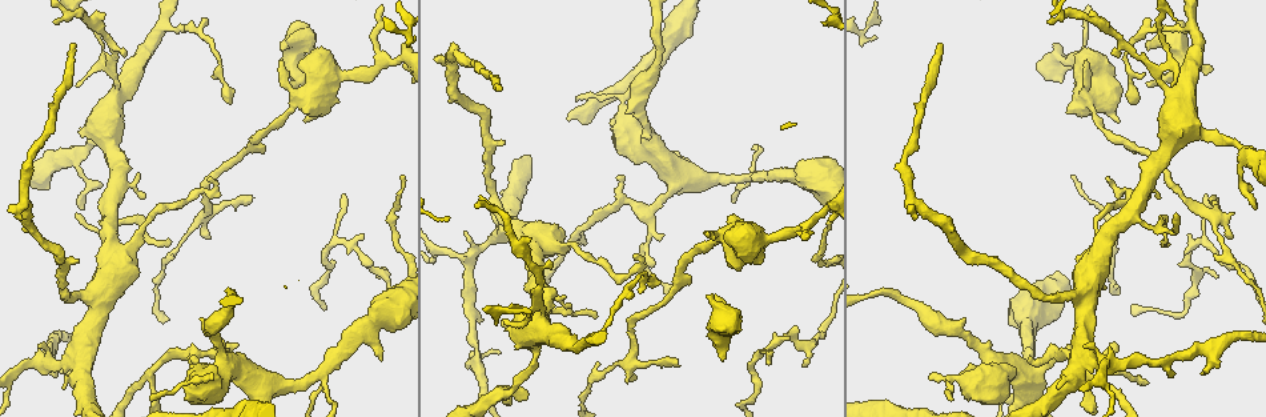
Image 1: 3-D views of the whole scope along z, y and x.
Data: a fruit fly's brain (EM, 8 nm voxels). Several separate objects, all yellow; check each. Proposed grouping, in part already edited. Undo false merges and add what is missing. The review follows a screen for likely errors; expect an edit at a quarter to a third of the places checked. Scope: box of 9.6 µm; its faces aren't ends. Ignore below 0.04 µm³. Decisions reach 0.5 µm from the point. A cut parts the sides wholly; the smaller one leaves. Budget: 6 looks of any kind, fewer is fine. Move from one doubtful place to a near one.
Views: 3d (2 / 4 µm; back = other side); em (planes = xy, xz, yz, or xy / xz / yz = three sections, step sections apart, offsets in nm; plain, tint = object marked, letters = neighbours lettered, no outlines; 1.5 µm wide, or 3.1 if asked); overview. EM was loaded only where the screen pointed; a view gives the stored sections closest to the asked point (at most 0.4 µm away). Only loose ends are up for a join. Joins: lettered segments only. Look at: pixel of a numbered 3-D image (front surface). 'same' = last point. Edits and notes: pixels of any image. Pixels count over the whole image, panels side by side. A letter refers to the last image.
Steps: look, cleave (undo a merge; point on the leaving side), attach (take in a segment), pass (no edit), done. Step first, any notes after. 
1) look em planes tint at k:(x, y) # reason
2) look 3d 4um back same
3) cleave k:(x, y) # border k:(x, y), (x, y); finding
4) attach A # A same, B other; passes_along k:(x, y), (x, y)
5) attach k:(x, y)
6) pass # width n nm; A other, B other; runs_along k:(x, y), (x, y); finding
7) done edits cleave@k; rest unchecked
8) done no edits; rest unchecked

look 3d 4um at 1:(1140, 378) # thin end

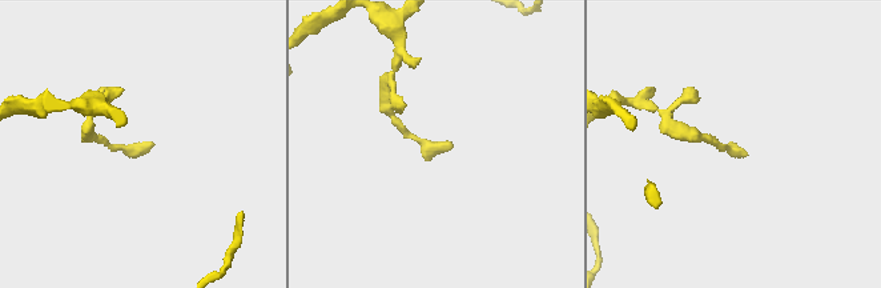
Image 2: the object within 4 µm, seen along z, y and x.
look em planes letters at 2:(733, 145)

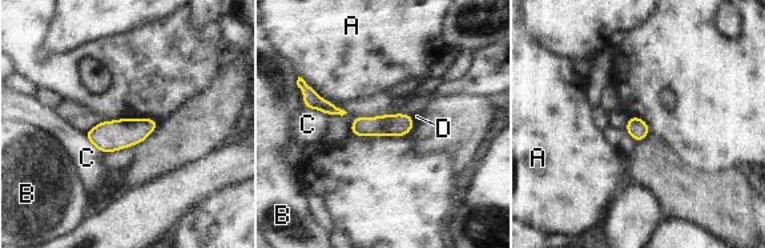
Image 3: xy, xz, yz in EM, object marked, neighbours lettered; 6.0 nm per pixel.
pass # width 120 nm; longest_contact A 190 nm; A other, B other, C other, D other; no lettered segment goes on from it

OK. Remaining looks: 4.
look em yz step 4 tint at 1:(803, 365) # an open end

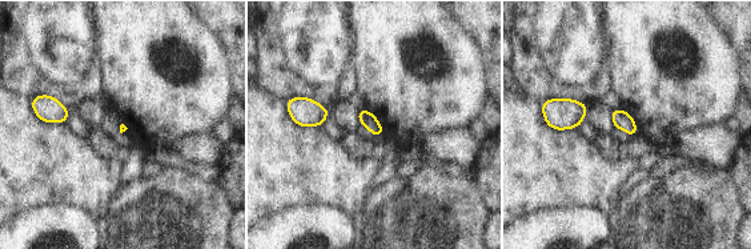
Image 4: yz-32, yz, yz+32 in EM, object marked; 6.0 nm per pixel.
look em planes letters same

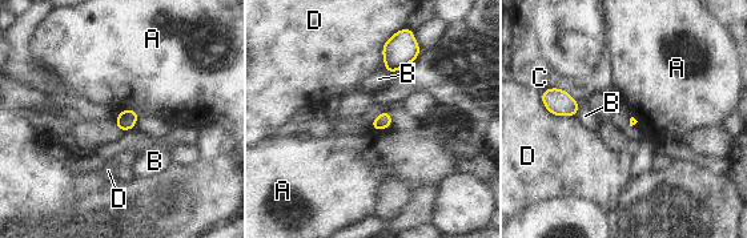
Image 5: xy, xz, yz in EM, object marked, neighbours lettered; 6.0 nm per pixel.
pass # A other, B other, C other, D other; border 5:(119, 112), (133, 109), (139, 116); none of them fits

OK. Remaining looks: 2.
look 3d 2um at 1:(541, 306) # three arms meet

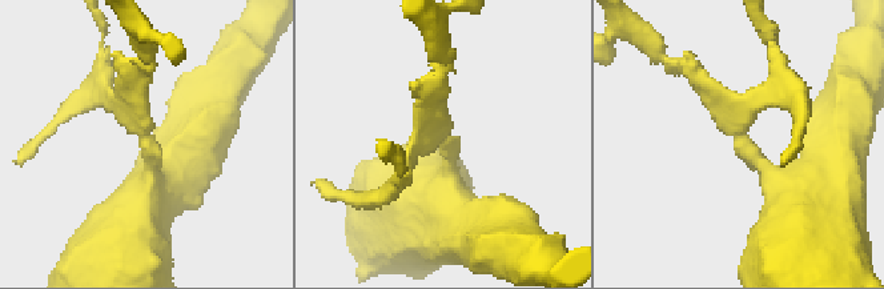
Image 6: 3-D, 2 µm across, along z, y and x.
look em yz step 8 letters at 6:(142, 131)

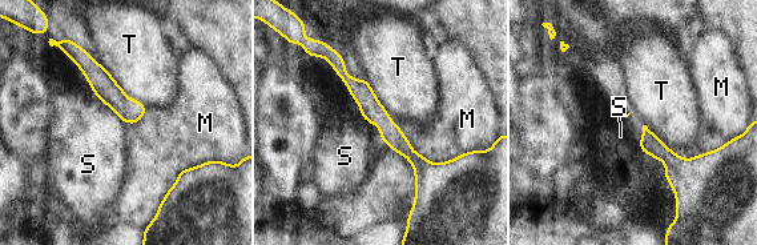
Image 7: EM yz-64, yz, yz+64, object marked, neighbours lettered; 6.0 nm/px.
pass # M other, S other, T other; border 7:(99, 99), (124, 121), (131, 124); one neuron here

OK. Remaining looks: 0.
done no edits; rest unchecked

